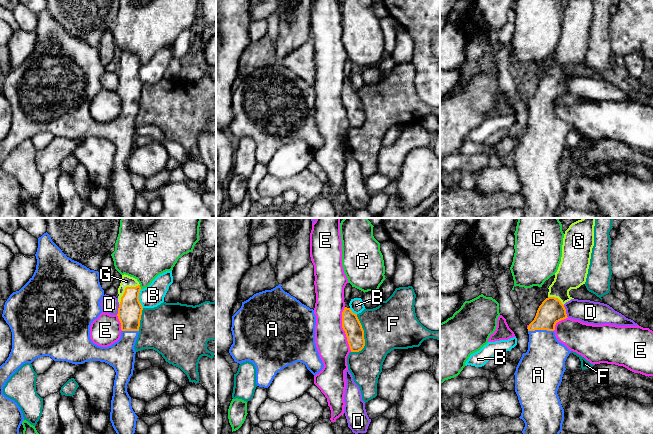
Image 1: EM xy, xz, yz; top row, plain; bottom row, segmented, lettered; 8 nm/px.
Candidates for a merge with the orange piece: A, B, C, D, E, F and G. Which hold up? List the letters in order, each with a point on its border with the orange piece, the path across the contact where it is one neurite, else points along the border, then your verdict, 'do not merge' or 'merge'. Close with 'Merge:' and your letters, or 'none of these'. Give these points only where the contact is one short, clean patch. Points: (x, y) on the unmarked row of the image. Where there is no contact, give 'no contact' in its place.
A: contact yz (540, 105); way yz (551, 87), (540, 105), (545, 134); merge
B: contact xy (138, 74); do not merge
C: contact xy (140, 63); border xy (139, 61), (141, 64); do not merge
D: contact yz (565, 87); border yz (563, 81), (568, 93); do not merge
E: contact xz (343, 105); border xz (344, 83), (342, 88), (342, 105), (351, 127); do not merge
F: contact xz (363, 113); do not merge
G: contact xy (125, 65); merge
Merge: A, G

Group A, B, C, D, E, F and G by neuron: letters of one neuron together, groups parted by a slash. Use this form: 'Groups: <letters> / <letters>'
Groups: A G / B / C / D / E / F

